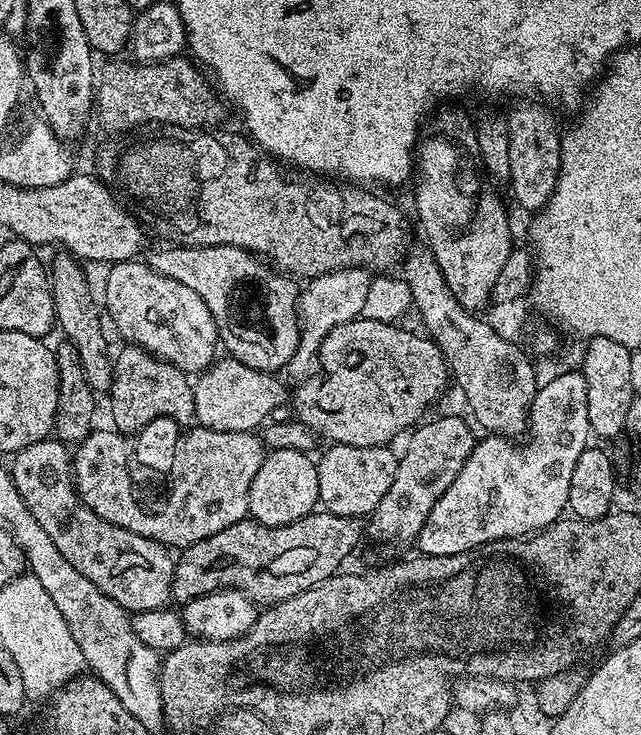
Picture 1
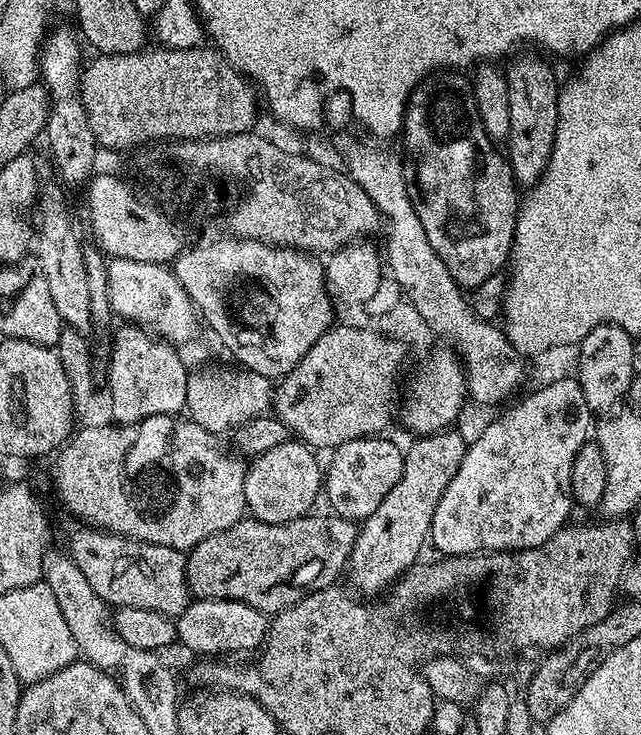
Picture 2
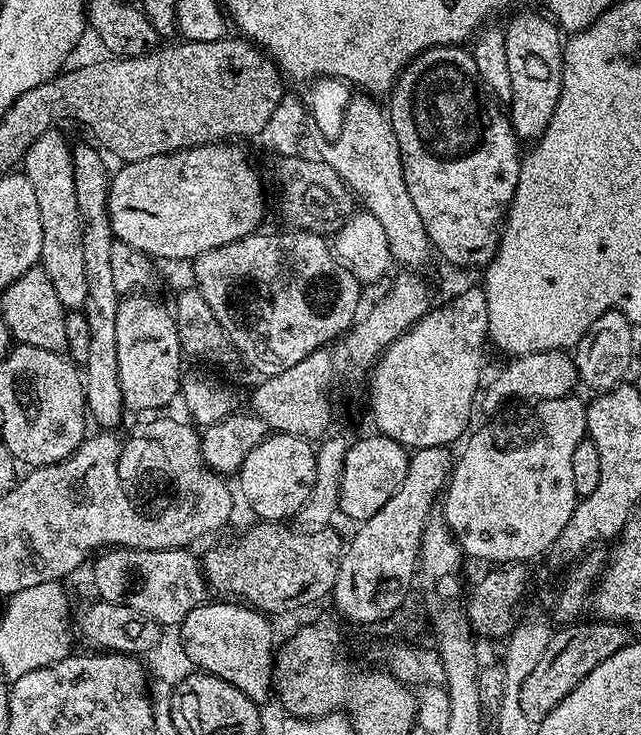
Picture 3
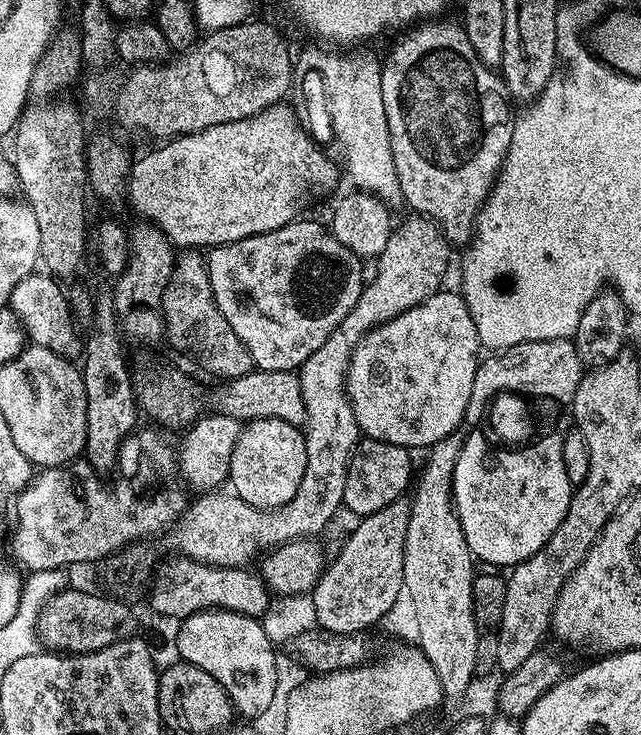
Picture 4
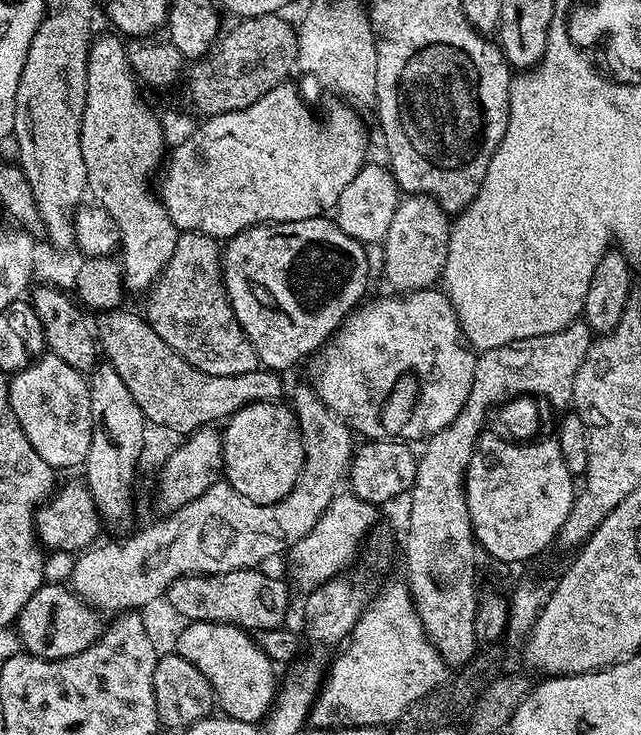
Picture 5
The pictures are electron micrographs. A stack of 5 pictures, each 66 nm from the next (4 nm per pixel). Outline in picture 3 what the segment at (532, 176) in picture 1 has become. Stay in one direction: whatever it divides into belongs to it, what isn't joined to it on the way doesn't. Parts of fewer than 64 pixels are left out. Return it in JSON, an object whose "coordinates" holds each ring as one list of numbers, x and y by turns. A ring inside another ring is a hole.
{"coordinates":[[543,11,520,12,504,32,506,38,506,66,510,66,510,119,517,141,535,142,546,130,558,104,564,77,564,44,562,32,555,20]]}

